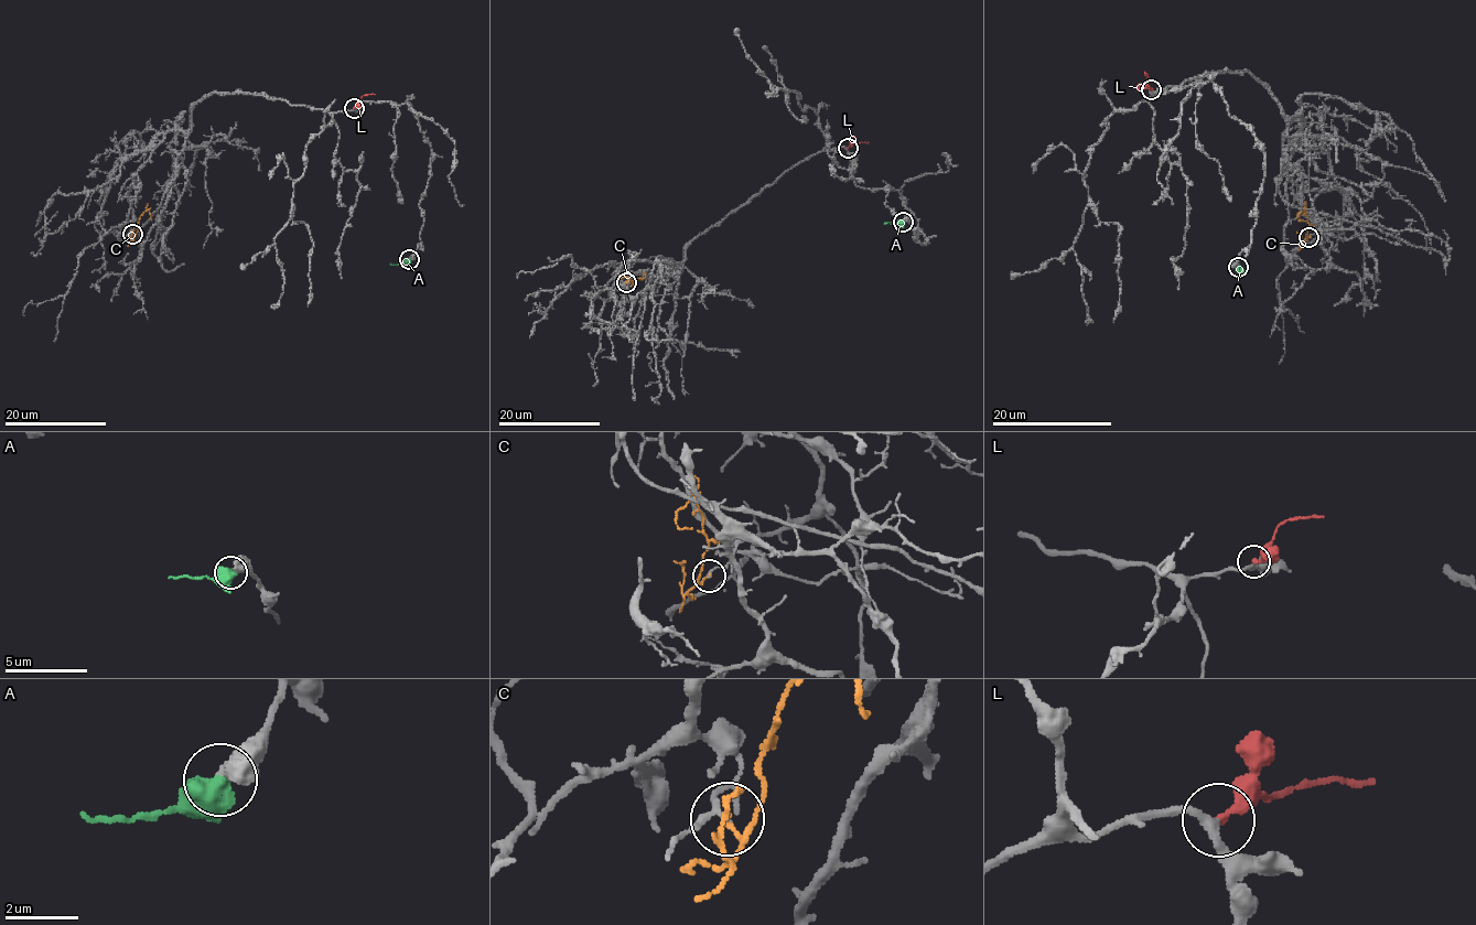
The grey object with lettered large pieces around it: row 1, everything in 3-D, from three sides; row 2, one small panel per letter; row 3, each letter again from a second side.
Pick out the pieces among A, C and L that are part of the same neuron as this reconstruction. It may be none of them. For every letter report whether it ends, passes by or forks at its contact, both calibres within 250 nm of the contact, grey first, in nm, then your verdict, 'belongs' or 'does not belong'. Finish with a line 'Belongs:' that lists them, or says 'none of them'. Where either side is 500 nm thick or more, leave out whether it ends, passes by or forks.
A: 480/700 nm | does not belong
C: it ends | 140/120 nm | does not belong
L: it ends | 240/280 nm | belongs
Belongs: L

